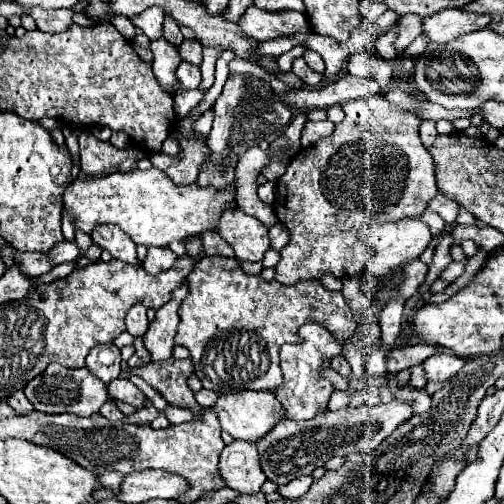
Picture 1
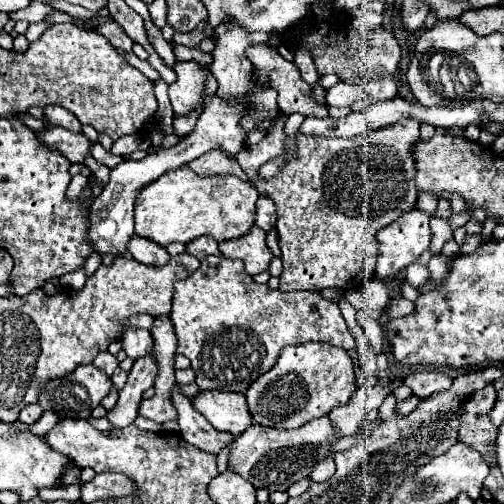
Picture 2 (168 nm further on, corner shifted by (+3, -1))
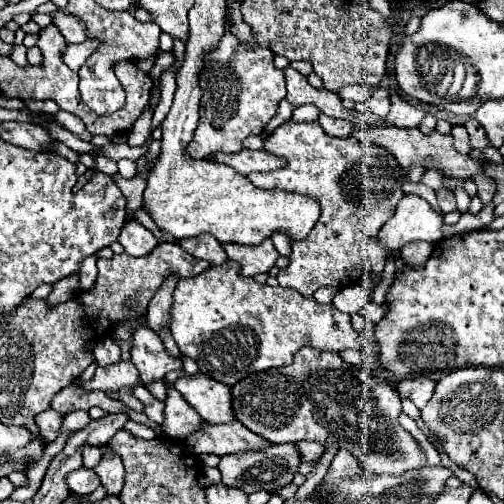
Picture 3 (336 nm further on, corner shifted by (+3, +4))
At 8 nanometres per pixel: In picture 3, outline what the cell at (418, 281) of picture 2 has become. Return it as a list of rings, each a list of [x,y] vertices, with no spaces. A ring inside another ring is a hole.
[[[412,242],[412,244],[404,246],[404,250],[400,250],[400,258],[404,260],[404,264],[408,268],[424,266],[424,262],[428,262],[430,254],[432,254],[432,244],[428,244],[428,242]]]

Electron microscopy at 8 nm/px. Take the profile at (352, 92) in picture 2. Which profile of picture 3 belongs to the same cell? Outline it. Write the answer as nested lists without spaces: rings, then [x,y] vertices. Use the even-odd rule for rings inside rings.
[[[352,84],[352,86],[344,86],[338,92],[338,96],[346,100],[354,100],[354,102],[366,102],[370,98],[370,88],[364,84]]]

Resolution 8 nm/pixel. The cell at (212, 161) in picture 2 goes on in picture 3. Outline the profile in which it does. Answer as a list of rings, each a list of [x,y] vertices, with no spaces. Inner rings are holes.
[[[244,148],[242,152],[234,152],[234,154],[216,152],[214,160],[232,166],[242,176],[248,176],[250,172],[270,172],[270,170],[284,166],[282,158],[276,158],[268,154],[266,150],[248,150],[248,148]]]

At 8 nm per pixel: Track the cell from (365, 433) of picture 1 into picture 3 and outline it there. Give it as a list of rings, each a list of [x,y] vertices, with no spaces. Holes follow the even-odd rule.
[[[288,442],[288,444],[272,444],[264,446],[262,450],[250,450],[250,452],[234,452],[222,456],[218,468],[222,472],[222,484],[242,488],[246,494],[252,494],[256,490],[274,492],[292,482],[292,478],[298,474],[298,466],[302,464],[300,450]]]

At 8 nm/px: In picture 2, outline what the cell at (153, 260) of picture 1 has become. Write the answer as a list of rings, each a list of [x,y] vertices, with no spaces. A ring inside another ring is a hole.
[[[132,235],[132,239],[128,241],[128,251],[136,261],[144,265],[154,265],[154,267],[162,267],[170,259],[164,247],[160,247],[158,243],[152,243],[150,239],[140,239],[140,235]]]

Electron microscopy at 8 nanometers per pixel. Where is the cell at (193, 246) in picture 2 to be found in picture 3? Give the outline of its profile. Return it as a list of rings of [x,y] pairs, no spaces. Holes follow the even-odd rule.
[[[200,234],[196,238],[186,238],[186,240],[180,240],[178,244],[194,258],[202,258],[210,264],[224,264],[228,260],[220,242],[216,242],[216,238],[212,238],[212,234]]]

